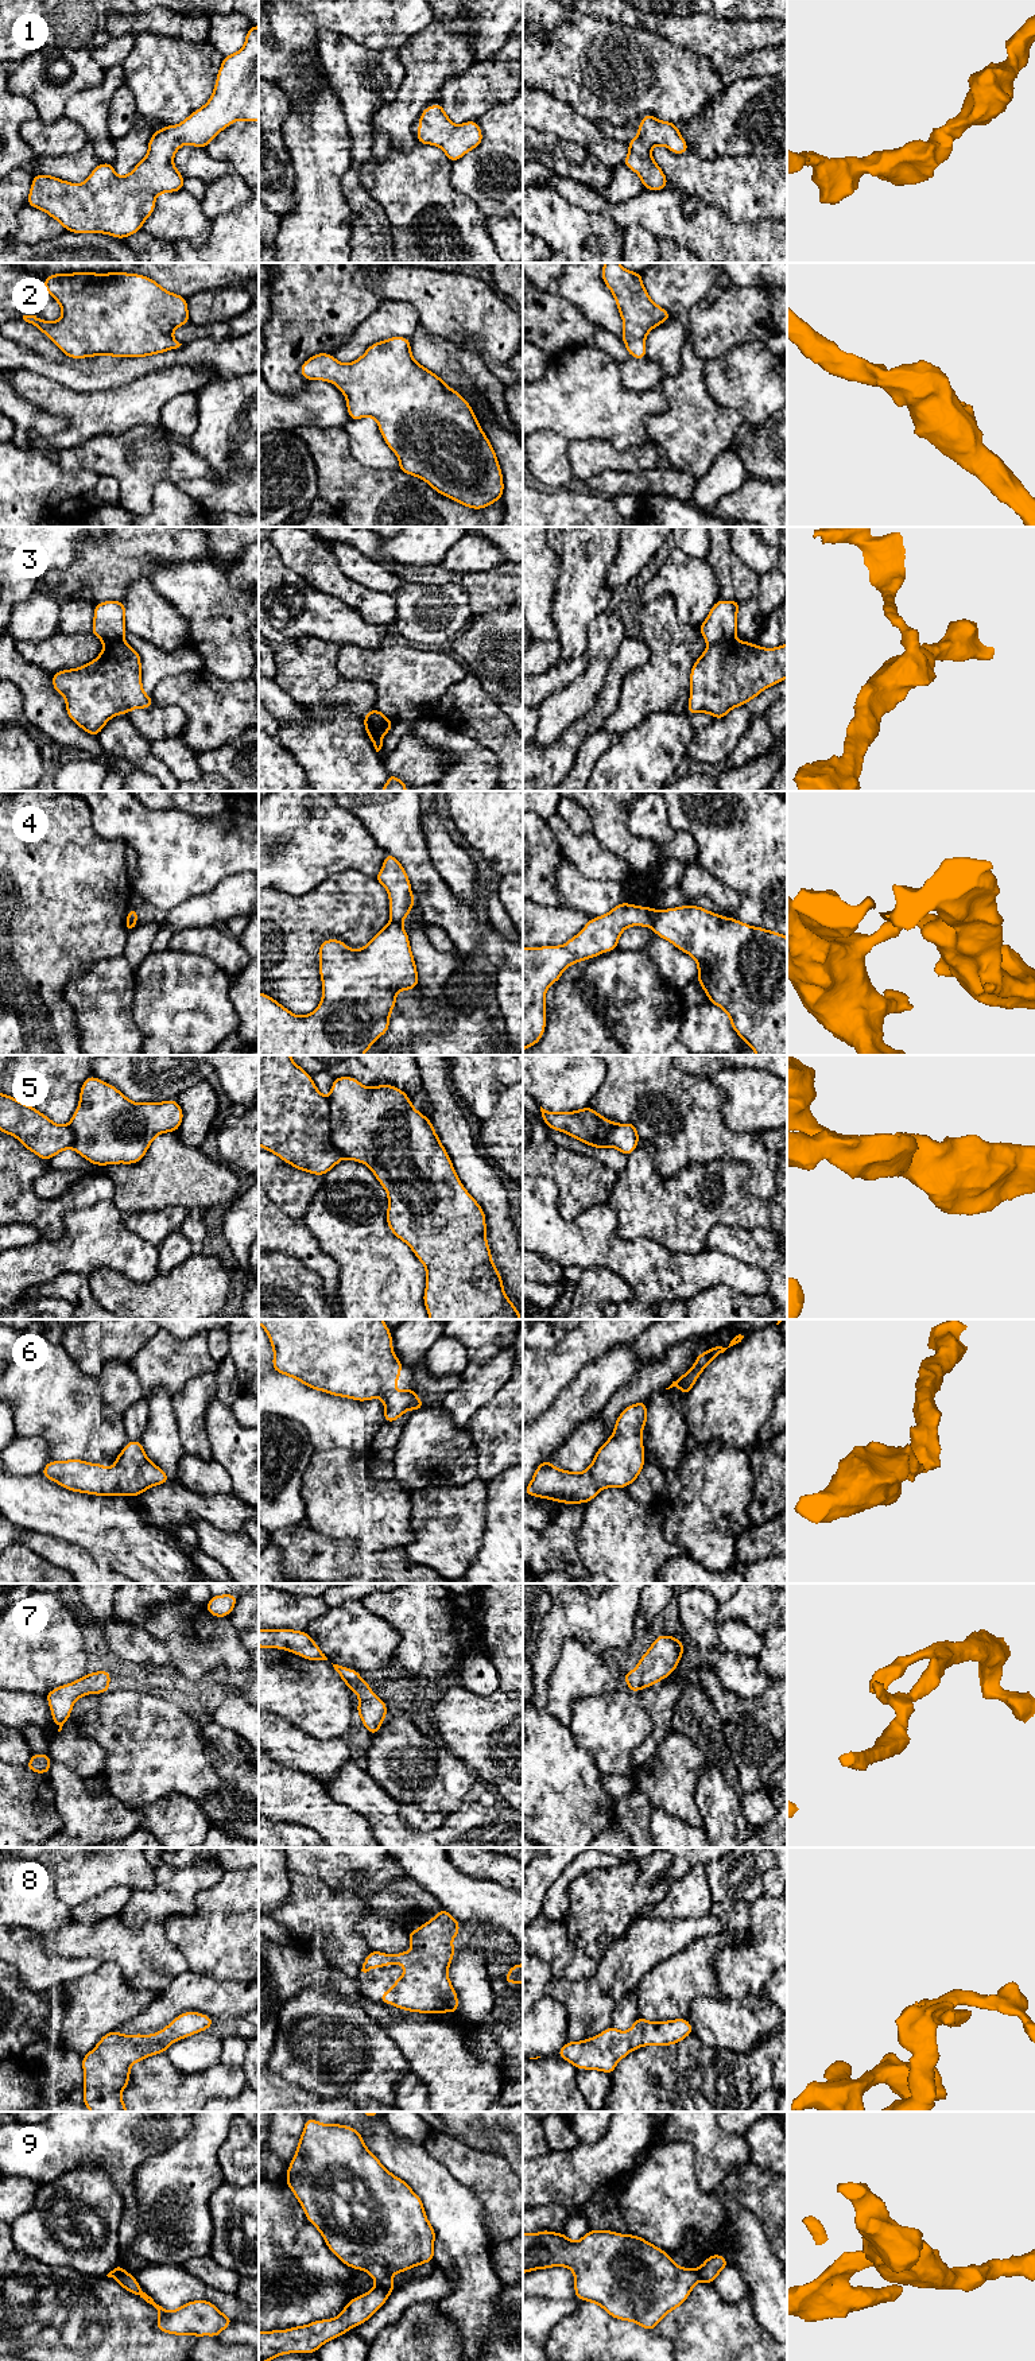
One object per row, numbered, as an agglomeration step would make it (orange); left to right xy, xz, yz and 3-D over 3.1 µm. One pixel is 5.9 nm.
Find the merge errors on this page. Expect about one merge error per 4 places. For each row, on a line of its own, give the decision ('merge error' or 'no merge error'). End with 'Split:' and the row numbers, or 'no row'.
1: no merge error
2: no merge error
3: merge error
4: merge error
5: merge error
6: no merge error
7: no merge error
8: no merge error
9: merge error
Split: 3, 4, 5, 9

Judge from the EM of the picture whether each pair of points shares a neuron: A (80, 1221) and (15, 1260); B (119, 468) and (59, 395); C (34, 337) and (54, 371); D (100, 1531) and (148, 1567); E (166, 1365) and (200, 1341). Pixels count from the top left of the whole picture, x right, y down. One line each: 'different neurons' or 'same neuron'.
A: same neuron
B: different neurons
C: different neurons
D: same neuron
E: same neuron

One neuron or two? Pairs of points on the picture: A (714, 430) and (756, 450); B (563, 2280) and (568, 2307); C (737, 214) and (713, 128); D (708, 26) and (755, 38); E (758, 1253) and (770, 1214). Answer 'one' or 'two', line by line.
A: two
B: two
C: two
D: one
E: two

